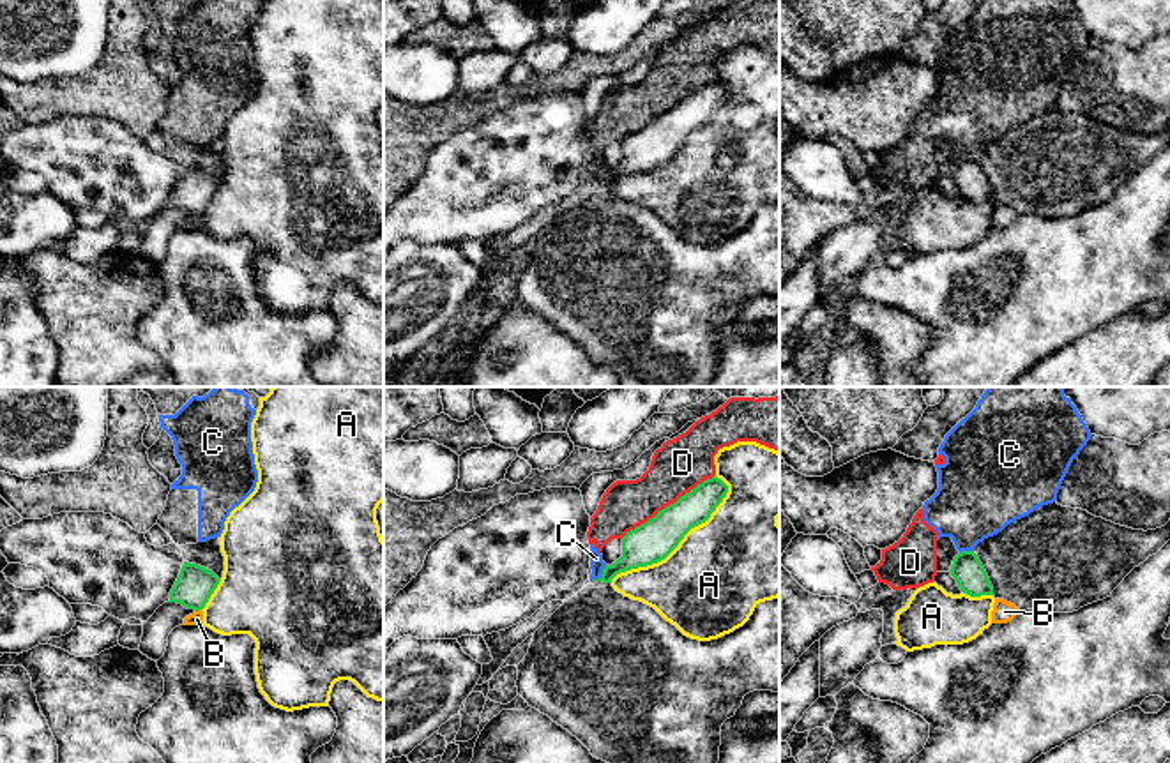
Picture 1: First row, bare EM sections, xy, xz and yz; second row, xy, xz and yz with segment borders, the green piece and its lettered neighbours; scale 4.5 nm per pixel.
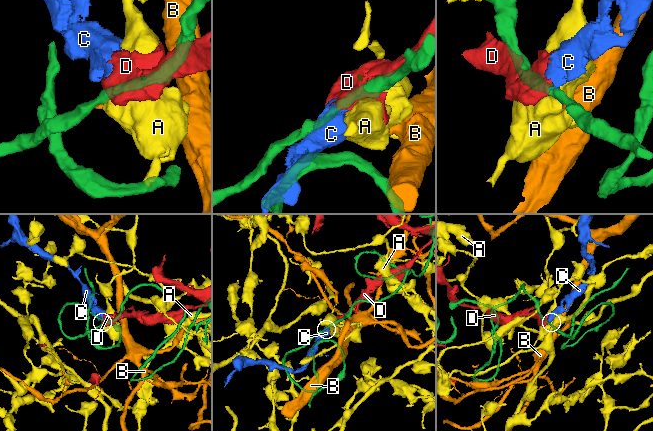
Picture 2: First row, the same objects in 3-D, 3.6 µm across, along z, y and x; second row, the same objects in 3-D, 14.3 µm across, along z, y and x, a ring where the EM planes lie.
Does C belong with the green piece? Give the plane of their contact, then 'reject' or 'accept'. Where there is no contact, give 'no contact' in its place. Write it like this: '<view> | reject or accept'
xz | reject

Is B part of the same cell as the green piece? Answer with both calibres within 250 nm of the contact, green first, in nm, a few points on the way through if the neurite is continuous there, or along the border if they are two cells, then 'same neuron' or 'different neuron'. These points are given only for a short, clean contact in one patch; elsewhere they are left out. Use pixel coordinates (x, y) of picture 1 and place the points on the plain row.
170/60 nm | along xy (200, 212), (195, 216) | different neuron

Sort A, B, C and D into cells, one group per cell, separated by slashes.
A / B / C D

